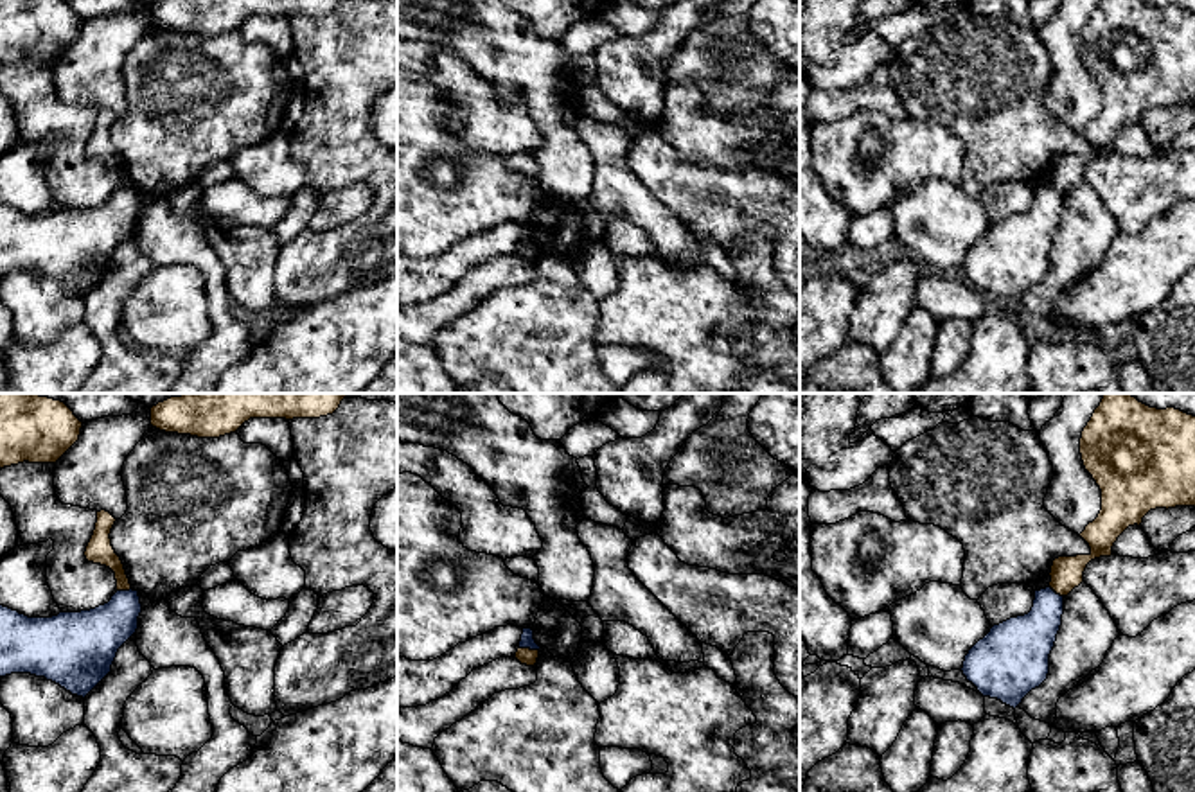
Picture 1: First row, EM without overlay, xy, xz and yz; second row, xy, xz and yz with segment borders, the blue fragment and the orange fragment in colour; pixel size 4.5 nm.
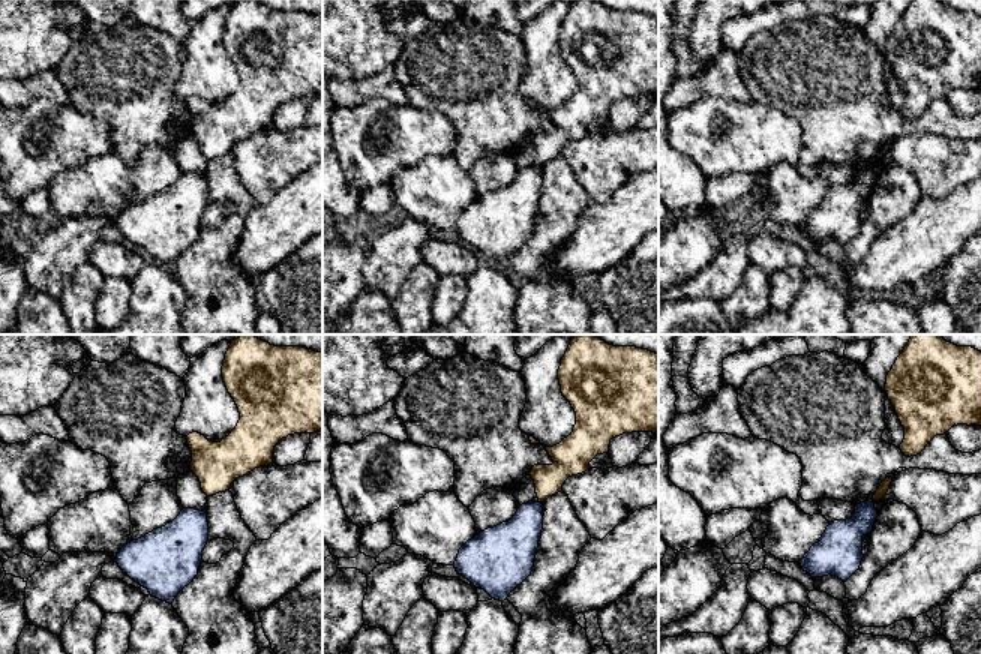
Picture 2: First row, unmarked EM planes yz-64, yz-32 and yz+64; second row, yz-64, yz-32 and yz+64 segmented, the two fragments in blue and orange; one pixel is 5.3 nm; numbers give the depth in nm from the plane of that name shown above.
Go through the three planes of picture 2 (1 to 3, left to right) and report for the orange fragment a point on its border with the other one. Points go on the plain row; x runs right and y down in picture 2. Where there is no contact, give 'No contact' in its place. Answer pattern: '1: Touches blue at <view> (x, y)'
1: No contact
2: No contact
3: No contact

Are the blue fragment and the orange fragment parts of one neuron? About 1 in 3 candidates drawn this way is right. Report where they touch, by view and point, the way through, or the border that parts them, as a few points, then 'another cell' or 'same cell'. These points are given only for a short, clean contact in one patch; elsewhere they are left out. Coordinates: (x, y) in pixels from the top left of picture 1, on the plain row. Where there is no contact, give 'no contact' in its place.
meets blue in xz at (529, 245); border along xz (520, 245), (538, 248); another cell

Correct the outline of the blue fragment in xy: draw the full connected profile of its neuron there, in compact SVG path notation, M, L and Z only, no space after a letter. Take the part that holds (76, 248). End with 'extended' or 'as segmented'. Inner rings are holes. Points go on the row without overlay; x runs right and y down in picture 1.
M117 189L111 198L90 208L59 210L52 216L29 216L0 203L0 275L31 271L45 275L77 295L86 295L111 269L119 246L137 230L142 201L138 189Z; as segmented

